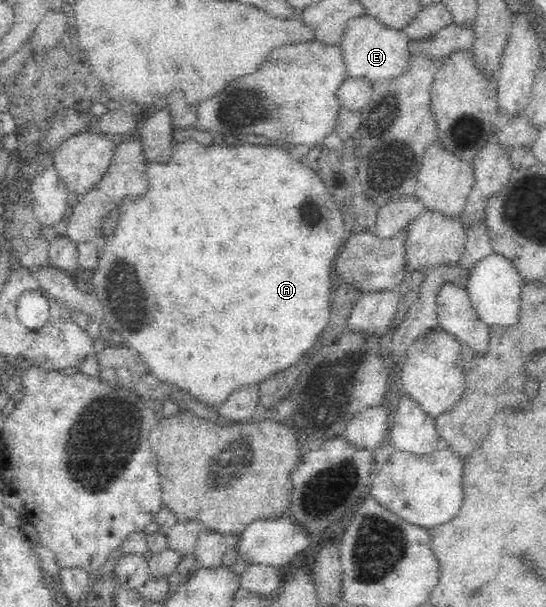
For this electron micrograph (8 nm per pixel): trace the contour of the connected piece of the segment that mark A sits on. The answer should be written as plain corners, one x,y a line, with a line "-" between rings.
187,139
183,143
173,143
166,164
147,163
143,176
143,194
137,201
125,202
120,207
114,239
105,243
104,251
99,257
94,295
101,304
104,321
113,331
120,333
124,346
138,353
150,381
168,383
171,387
188,391
188,400
213,406
224,401
230,391
242,385
256,385
268,379
274,371
286,369
288,365
299,362
304,351
312,351
318,343
316,335
325,329
329,320
328,291
331,289
328,273
332,272
333,261
337,256
336,249
339,250
343,246
351,230
344,213
335,205
333,196
318,173
306,167
304,163
297,163
290,153
279,147
249,144
204,147

